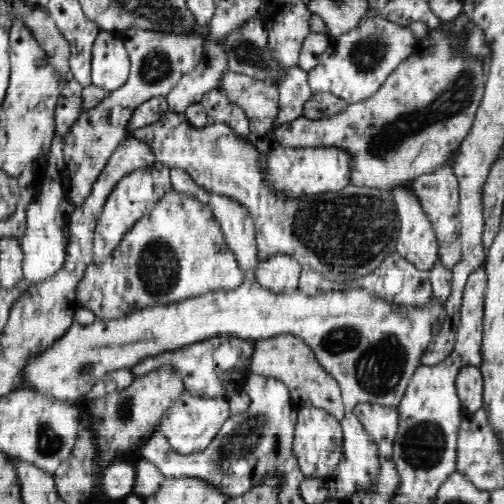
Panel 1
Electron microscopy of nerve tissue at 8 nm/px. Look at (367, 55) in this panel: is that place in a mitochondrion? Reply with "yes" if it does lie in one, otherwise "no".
yes

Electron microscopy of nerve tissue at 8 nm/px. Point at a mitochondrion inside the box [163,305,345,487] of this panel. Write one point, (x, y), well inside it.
(256, 430)

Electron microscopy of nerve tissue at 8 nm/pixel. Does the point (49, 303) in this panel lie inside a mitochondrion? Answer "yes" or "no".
no

